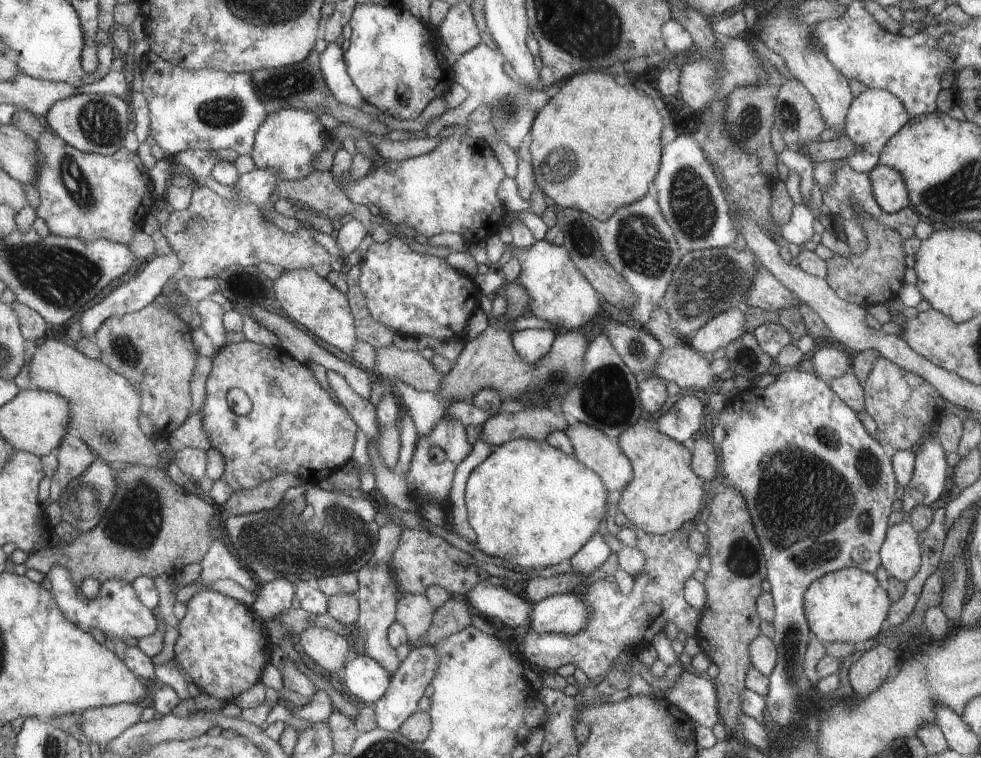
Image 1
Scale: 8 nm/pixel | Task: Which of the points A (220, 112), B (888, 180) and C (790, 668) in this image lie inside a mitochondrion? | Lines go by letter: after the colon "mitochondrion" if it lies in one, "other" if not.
A: mitochondrion
B: other
C: mitochondrion

